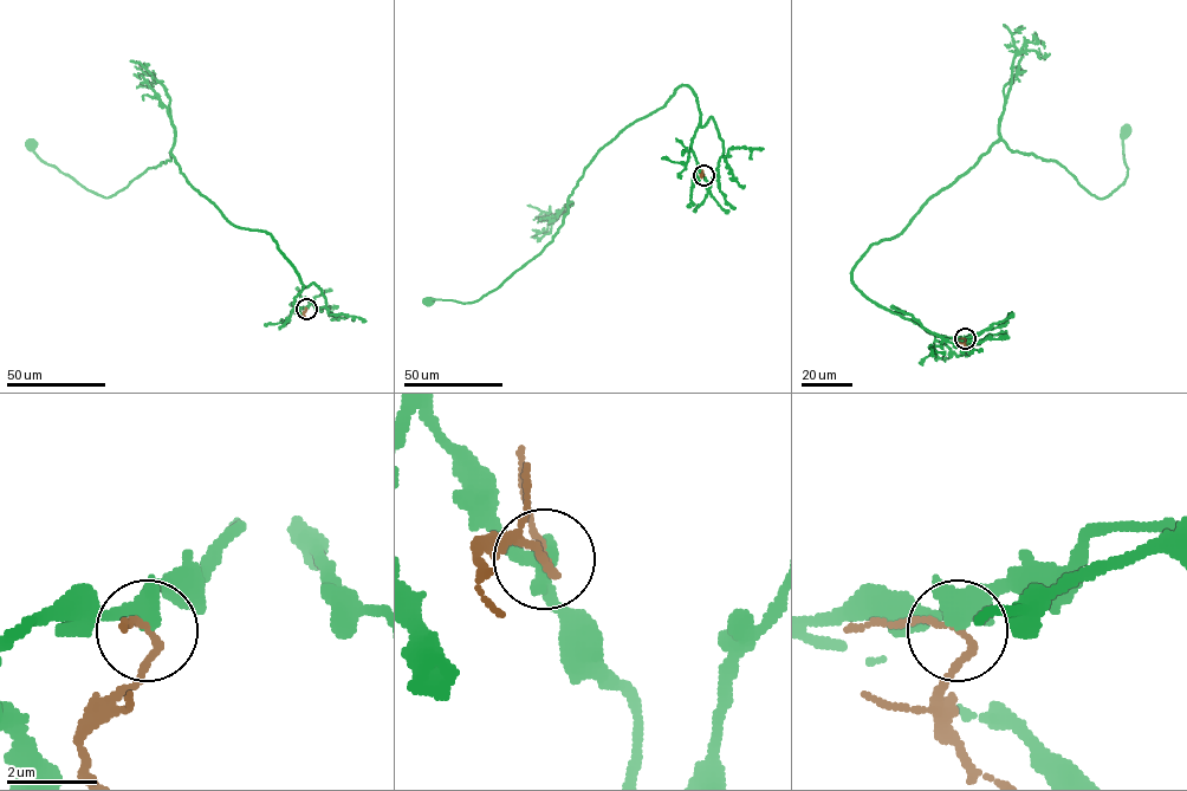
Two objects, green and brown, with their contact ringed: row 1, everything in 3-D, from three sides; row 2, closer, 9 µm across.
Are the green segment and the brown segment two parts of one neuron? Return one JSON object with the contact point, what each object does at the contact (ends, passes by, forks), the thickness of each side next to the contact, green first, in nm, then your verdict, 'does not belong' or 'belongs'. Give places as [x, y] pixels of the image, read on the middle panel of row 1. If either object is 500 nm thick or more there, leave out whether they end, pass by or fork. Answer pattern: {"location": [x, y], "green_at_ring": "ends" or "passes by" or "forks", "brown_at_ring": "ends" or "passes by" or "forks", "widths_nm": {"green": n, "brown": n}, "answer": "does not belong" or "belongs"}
{"location": [704, 175], "green_at_ring": "passes by", "brown_at_ring": "passes by", "widths_nm": {"green": 400, "brown": 130}, "answer": "does not belong"}

